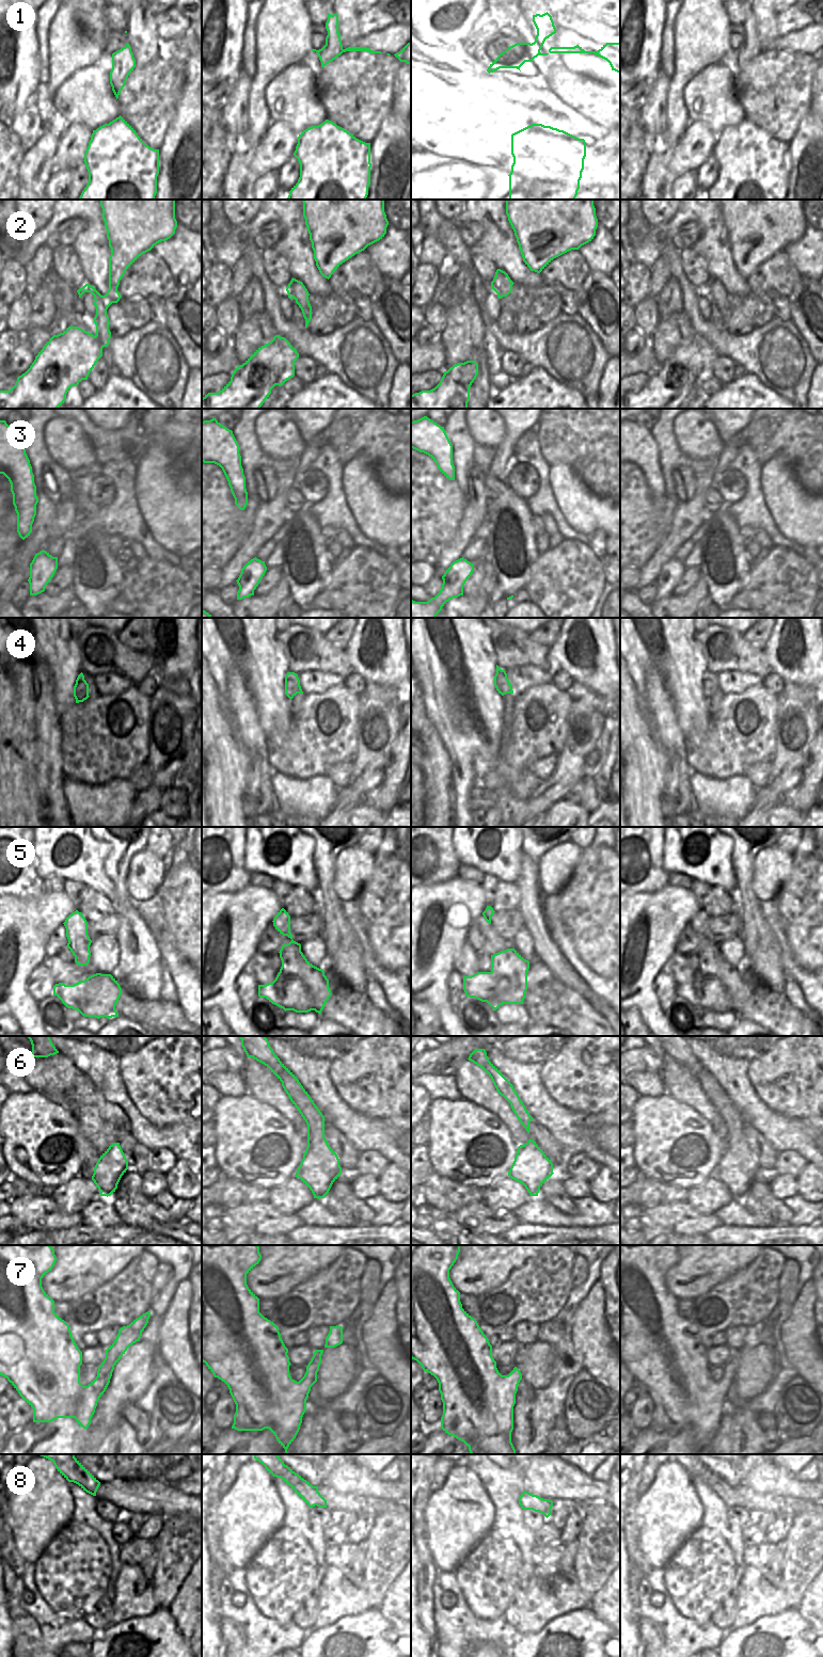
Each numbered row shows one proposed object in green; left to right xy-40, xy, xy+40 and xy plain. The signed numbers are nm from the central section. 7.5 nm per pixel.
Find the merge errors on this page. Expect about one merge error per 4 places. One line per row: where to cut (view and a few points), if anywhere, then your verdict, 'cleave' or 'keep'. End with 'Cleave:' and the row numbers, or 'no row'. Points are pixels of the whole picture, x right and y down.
1: cut xy+40 (532, 43), (536, 46), (533, 59); cleave
2: cut xy (307, 299), (307, 304), (301, 309); cleave
3: cut none; keep
4: cut none; keep
5: cut xy+40 (491, 971), (516, 988), (526, 972); cleave
6: cut none; keep
7: cut none; keep
8: cut none; keep
Cleave: 1, 2, 5

